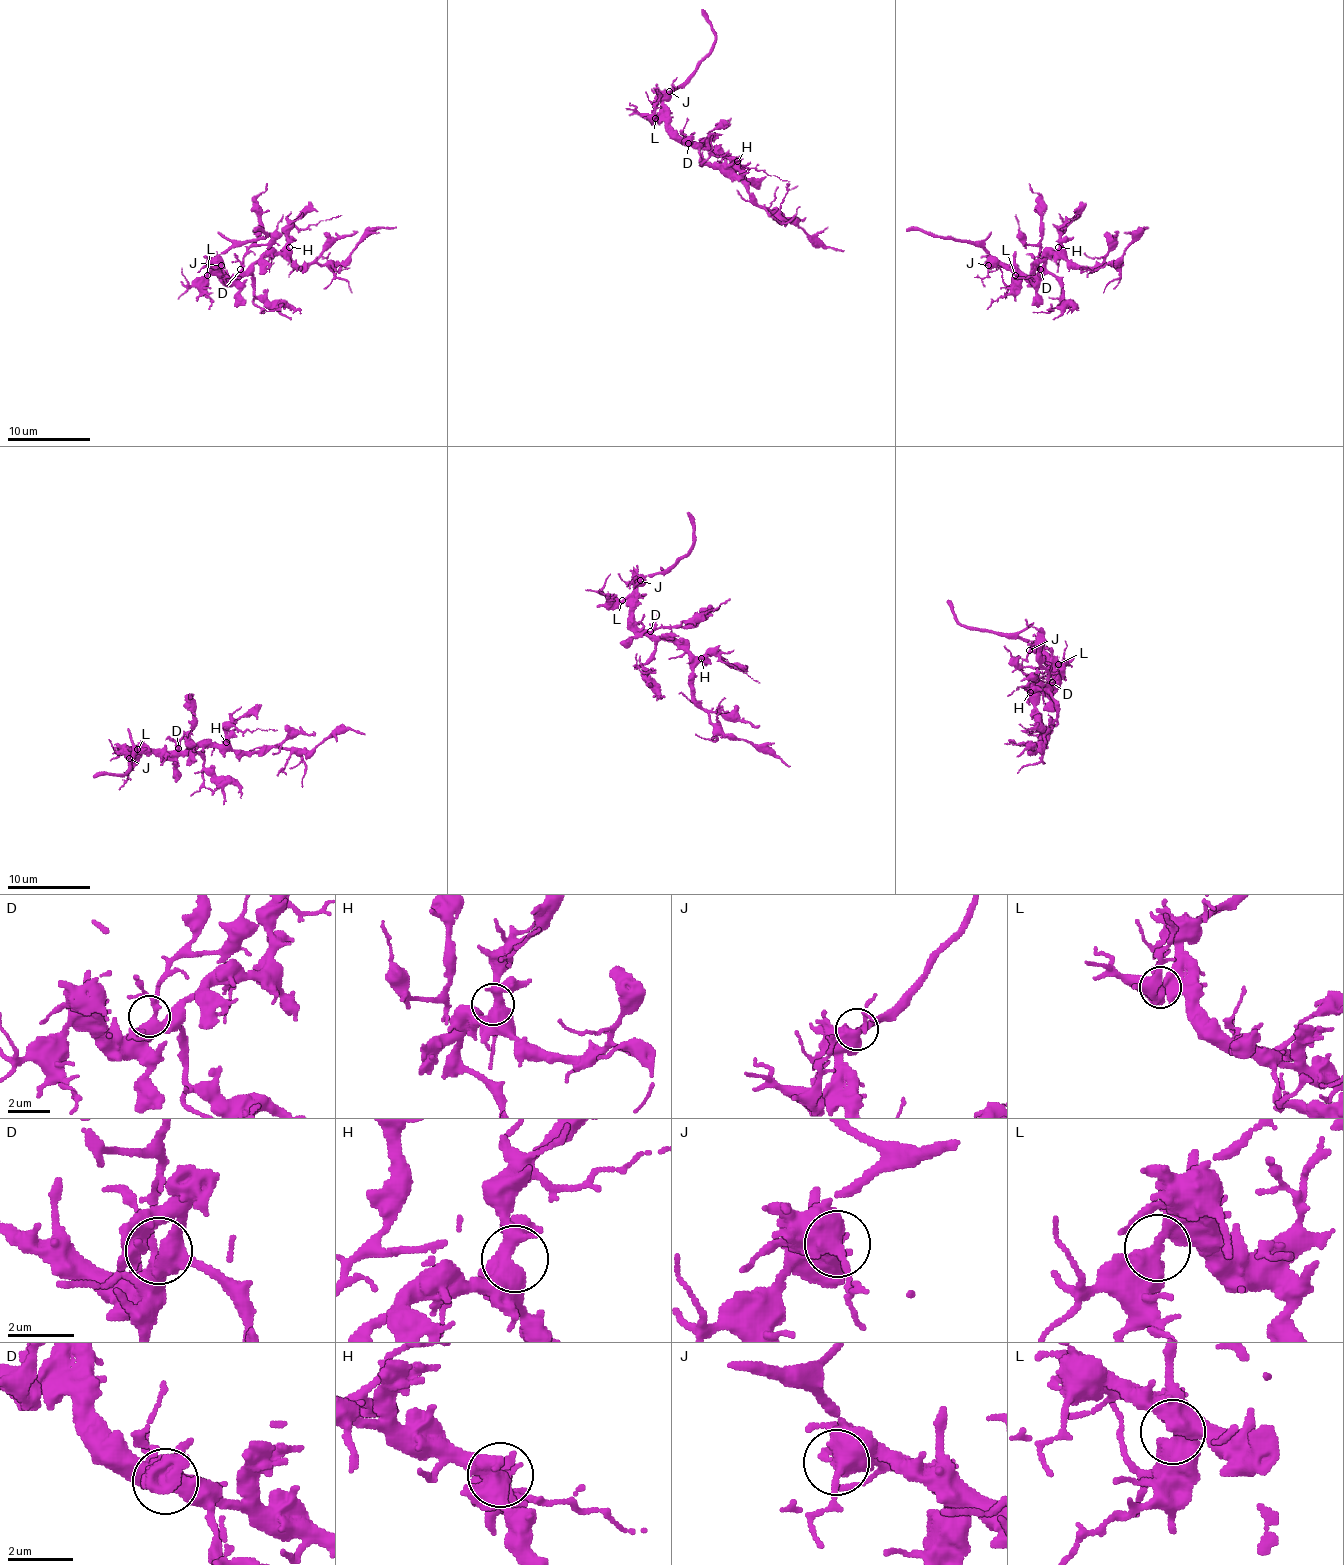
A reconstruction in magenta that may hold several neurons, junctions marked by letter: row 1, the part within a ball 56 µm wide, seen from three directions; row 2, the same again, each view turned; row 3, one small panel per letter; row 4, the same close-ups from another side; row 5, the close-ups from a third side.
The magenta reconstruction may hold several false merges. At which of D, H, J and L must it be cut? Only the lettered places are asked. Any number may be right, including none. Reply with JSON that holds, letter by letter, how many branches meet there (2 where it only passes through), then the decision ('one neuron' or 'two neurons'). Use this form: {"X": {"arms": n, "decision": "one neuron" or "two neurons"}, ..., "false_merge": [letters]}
{"D": {"arms": 4, "decision": "one neuron"}, "H": {"arms": 3, "decision": "one neuron"}, "J": {"arms": 2, "decision": "one neuron"}, "L": {"arms": 2, "decision": "one neuron"}, "false_merge": []}

